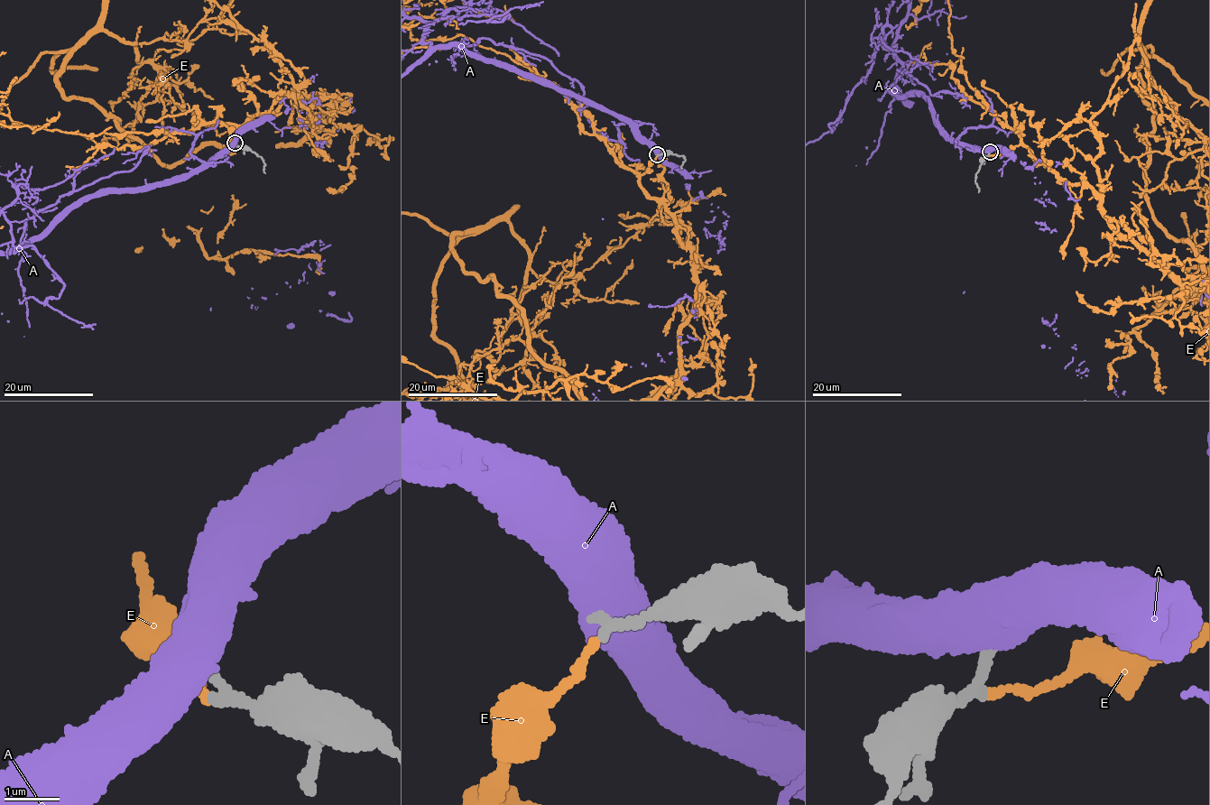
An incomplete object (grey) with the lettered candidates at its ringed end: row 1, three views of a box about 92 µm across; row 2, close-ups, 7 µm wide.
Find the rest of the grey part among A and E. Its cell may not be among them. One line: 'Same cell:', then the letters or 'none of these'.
Same cell: none of these

